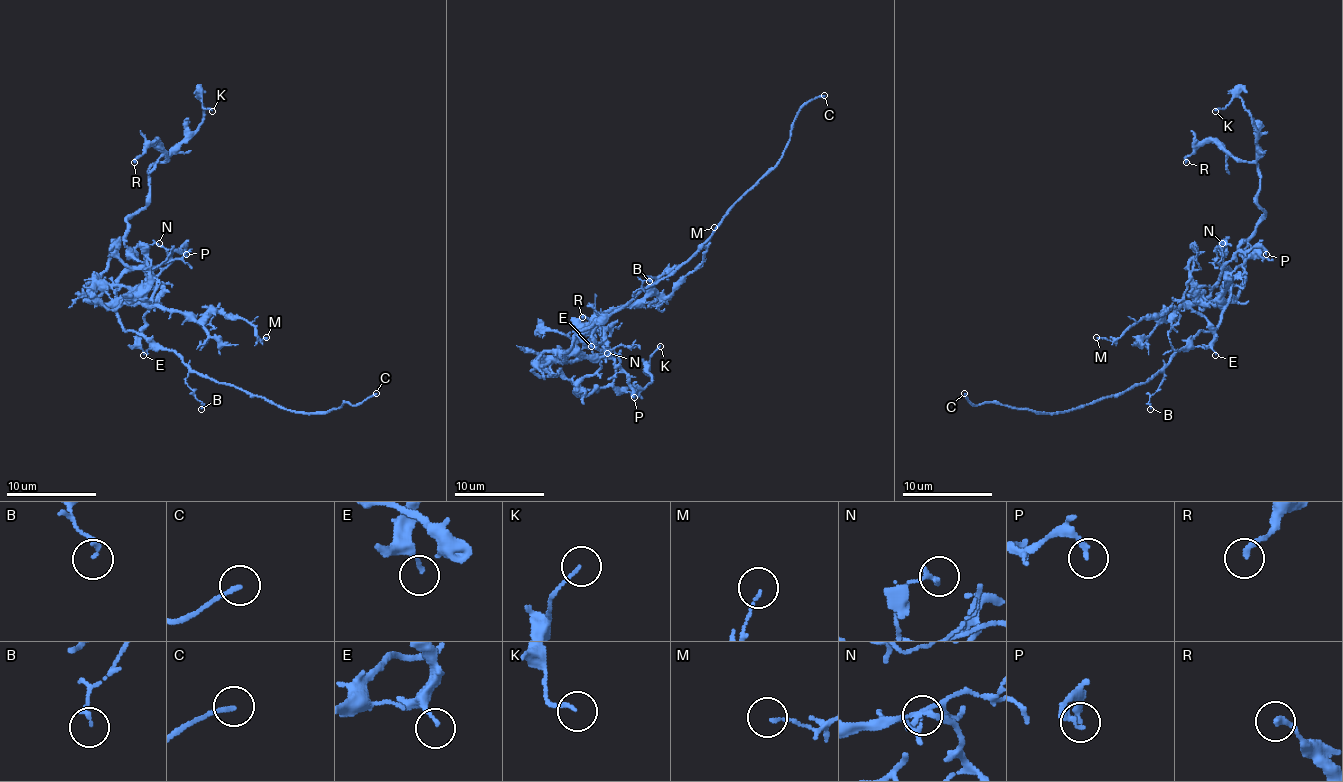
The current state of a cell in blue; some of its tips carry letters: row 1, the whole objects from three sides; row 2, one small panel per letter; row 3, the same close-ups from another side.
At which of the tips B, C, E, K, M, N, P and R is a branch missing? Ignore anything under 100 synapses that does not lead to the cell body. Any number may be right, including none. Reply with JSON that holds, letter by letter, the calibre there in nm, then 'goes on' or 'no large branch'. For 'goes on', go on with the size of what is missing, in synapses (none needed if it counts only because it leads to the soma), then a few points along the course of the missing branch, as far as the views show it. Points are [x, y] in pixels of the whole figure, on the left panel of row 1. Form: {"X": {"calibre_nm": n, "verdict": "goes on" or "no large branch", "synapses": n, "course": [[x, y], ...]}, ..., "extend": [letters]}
{"B": {"calibre_nm": 130, "verdict": "no large branch"}, "C": {"calibre_nm": 150, "verdict": "goes on", "course": [[376, 393], [389, 377]]}, "E": {"calibre_nm": 130, "verdict": "no large branch"}, "K": {"calibre_nm": 100, "verdict": "no large branch"}, "M": {"calibre_nm": 90, "verdict": "no large branch"}, "N": {"calibre_nm": 170, "verdict": "no large branch"}, "P": {"calibre_nm": 200, "verdict": "no large branch"}, "R": {"calibre_nm": 220, "verdict": "no large branch"}, "extend": ["C"]}

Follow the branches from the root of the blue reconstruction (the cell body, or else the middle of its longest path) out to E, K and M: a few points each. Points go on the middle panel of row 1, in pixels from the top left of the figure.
E: (586, 328), (575, 335), (564, 355), (575, 346), (575, 339), (593, 321), (595, 330), (591, 335), (591, 346)
K: (586, 328), (544, 366), (580, 395), (642, 388), (660, 346)
M: (586, 328), (575, 335), (564, 355), (607, 312), (636, 308), (654, 294), (669, 294), (703, 258), (714, 227)

